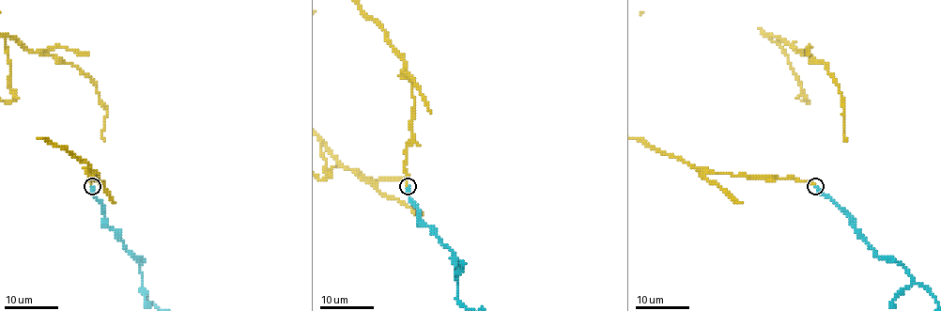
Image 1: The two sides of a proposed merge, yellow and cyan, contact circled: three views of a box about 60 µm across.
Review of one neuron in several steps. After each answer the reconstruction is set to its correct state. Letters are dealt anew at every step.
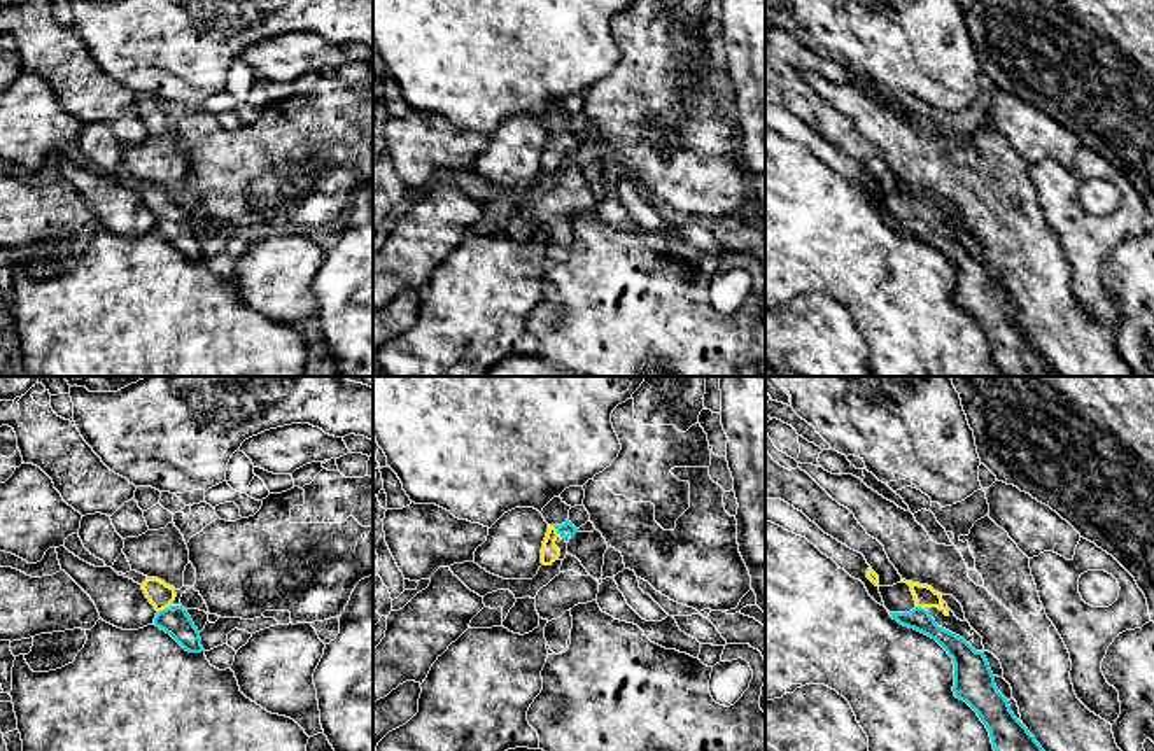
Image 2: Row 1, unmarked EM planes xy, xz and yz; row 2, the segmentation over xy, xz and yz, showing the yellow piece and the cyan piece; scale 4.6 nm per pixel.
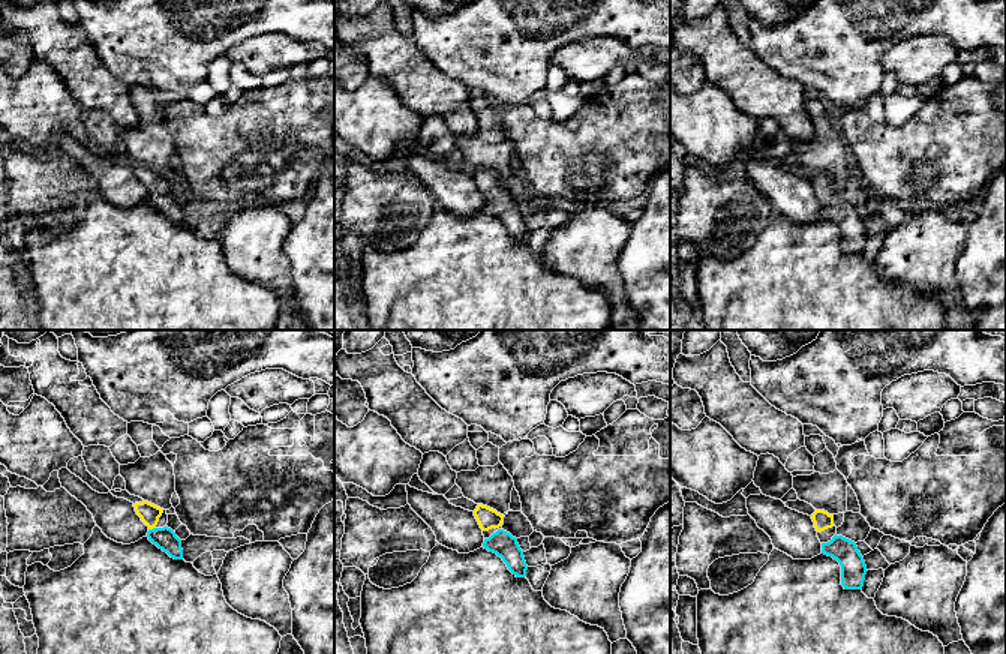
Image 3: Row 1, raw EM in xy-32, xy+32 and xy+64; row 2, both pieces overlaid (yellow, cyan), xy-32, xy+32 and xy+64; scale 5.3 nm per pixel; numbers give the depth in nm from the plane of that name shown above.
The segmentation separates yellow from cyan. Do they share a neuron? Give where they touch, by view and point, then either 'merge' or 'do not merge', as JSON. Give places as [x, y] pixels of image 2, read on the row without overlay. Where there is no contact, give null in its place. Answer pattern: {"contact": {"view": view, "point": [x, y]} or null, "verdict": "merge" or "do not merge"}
{"contact": {"view": "xy", "point": [163, 216]}, "verdict": "merge"}

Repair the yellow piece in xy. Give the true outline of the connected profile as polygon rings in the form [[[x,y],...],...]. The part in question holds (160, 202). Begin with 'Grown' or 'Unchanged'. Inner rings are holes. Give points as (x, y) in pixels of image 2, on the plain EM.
Grown. [[[147,186],[142,198],[154,214],[154,233],[170,242],[186,259],[201,261],[200,240],[182,214],[173,214],[175,196],[158,186]]]

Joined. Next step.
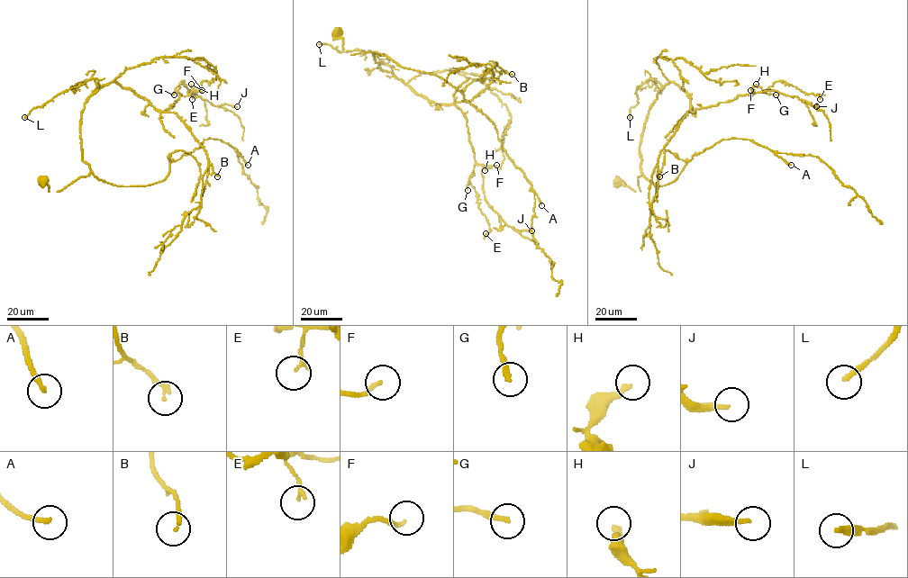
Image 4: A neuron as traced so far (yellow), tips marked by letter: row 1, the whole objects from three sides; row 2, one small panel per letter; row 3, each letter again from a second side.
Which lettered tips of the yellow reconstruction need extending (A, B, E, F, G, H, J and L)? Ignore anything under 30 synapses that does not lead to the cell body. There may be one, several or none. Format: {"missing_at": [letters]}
{"missing_at": ["A", "G", "J", "L"]}

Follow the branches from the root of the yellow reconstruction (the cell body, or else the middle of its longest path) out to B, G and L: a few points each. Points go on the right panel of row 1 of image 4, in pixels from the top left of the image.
B: (619, 181), (640, 191), (644, 123), (657, 93), (674, 82), (690, 97), (690, 110), (659, 154), (659, 176)
G: (619, 181), (640, 191), (640, 134), (657, 93), (668, 83), (690, 97), (692, 111), (739, 95), (776, 94)
L: (619, 181), (640, 191), (640, 134), (659, 83), (649, 79), (638, 86), (630, 117)

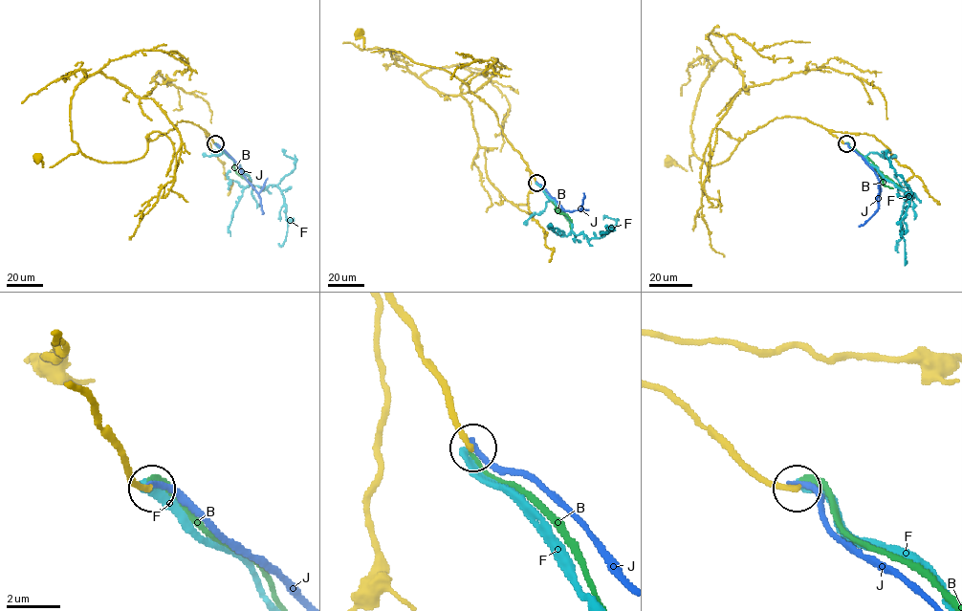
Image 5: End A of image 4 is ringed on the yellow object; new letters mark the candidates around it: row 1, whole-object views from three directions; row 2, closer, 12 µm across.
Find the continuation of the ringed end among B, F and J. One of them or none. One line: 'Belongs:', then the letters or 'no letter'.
Belongs: no letter

